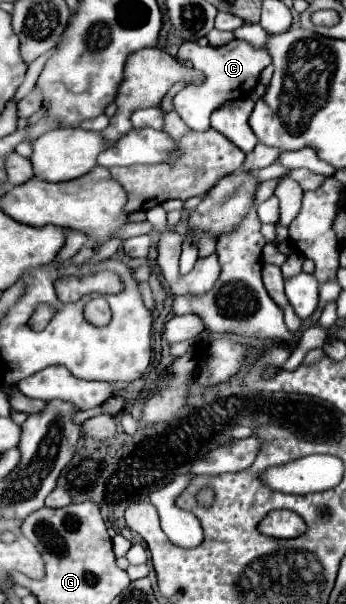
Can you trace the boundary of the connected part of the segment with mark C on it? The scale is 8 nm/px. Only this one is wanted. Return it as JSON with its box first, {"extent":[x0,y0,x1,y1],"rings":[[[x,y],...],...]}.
{"extent":[174,40,272,132],"rings":[[[232,40],[226,46],[212,48],[212,46],[198,46],[196,42],[184,42],[178,50],[178,60],[180,62],[190,62],[192,68],[202,70],[206,74],[206,82],[200,86],[188,86],[180,90],[174,96],[174,106],[178,116],[194,130],[204,132],[210,128],[210,114],[220,108],[224,102],[236,100],[240,96],[248,96],[256,82],[260,72],[272,64],[272,58],[266,48],[254,48],[244,40]]]}

